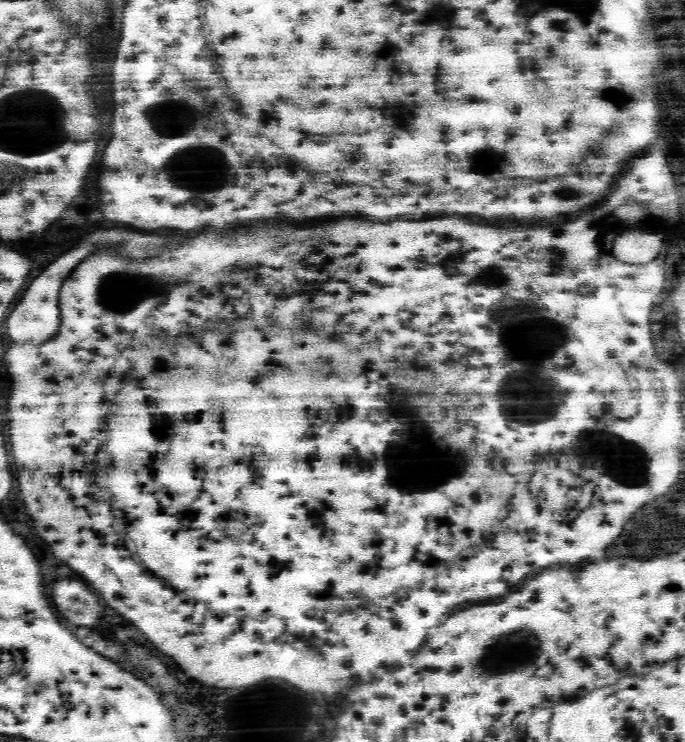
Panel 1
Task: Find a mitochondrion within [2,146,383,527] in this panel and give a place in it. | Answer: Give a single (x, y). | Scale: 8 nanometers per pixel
(110, 292)

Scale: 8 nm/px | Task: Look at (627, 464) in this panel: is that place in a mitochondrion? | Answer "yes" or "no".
yes

